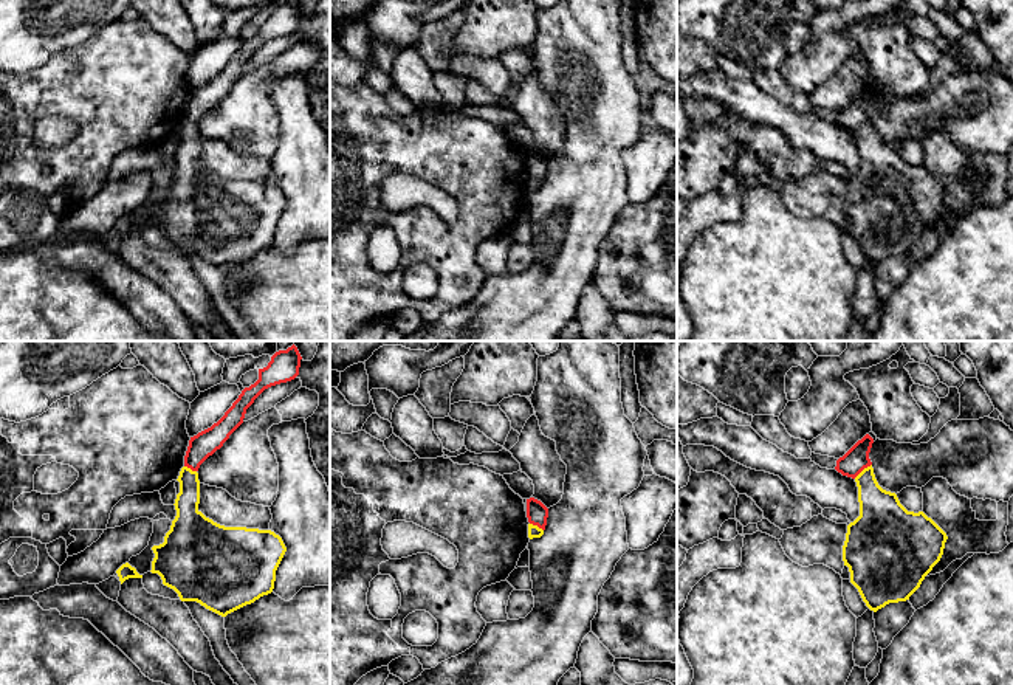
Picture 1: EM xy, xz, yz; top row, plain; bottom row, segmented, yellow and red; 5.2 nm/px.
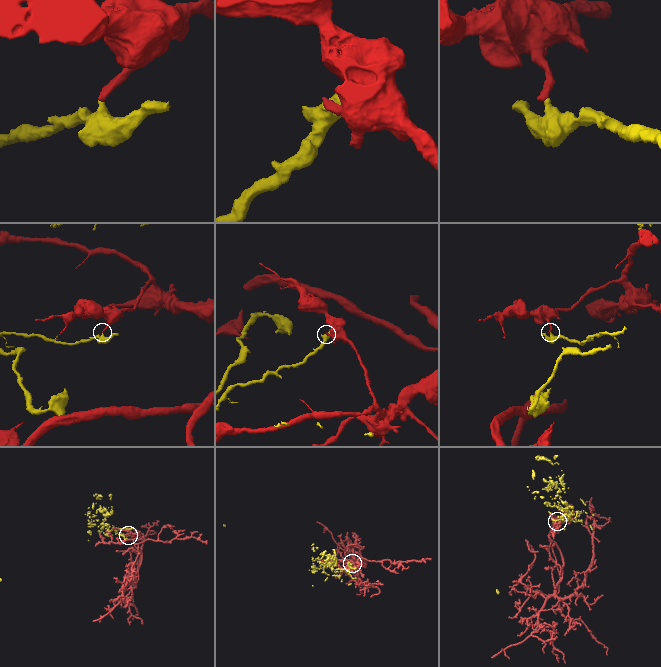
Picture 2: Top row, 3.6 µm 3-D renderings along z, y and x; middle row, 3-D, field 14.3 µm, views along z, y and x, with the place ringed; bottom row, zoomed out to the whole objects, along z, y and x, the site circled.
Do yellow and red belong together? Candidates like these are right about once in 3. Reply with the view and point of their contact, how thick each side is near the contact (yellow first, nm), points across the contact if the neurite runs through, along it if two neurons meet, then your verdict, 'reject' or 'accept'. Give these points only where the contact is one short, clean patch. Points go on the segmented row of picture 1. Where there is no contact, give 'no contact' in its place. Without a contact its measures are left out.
meets yellow in yz at (863, 470); 220 nm thick on the yellow side, 120 nm on the other; border along yz (871, 464), (854, 478); reject

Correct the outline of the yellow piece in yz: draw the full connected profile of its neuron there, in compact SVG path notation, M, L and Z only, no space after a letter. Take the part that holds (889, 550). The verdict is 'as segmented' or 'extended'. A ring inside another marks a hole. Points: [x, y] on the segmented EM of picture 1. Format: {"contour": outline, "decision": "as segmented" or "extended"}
{"contour": "M872 465L864 468L855 482L860 516L847 525L843 561L849 567L850 583L858 589L866 606L877 612L889 603L909 600L940 561L948 536L923 511L908 511L895 493L883 490Z", "decision": "as segmented"}

